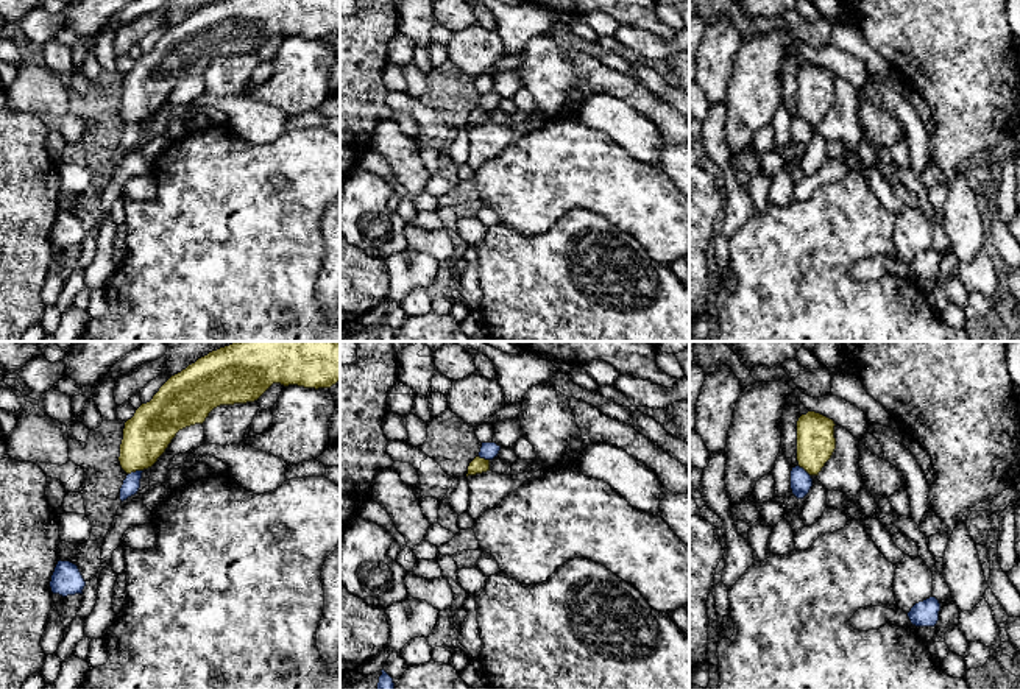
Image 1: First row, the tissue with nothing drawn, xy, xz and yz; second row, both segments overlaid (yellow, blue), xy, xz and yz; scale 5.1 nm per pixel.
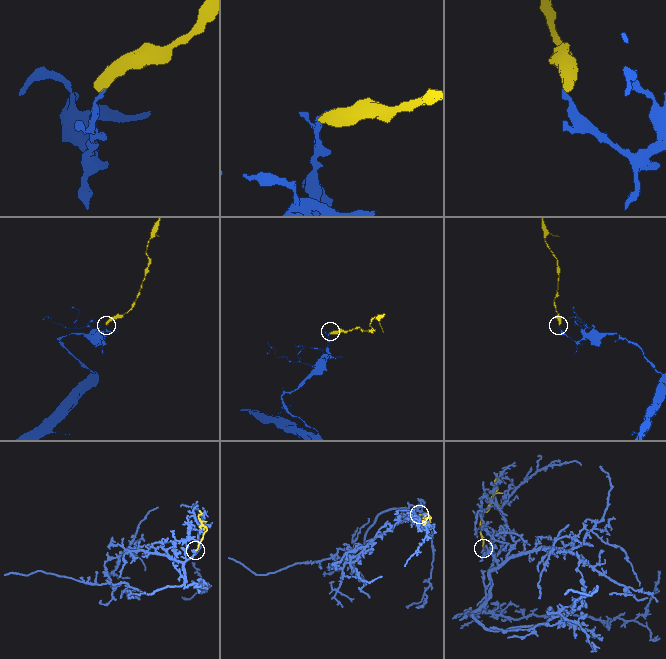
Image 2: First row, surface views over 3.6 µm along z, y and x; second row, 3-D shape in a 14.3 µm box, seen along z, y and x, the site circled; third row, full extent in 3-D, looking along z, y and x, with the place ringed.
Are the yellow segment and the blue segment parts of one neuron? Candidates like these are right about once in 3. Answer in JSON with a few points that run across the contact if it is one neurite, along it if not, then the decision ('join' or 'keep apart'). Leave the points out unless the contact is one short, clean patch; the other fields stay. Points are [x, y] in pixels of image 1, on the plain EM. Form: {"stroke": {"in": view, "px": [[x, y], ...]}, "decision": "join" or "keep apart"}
{"stroke": {"in": "xy", "px": [[142, 120], [128, 125]]}, "decision": "keep apart"}

